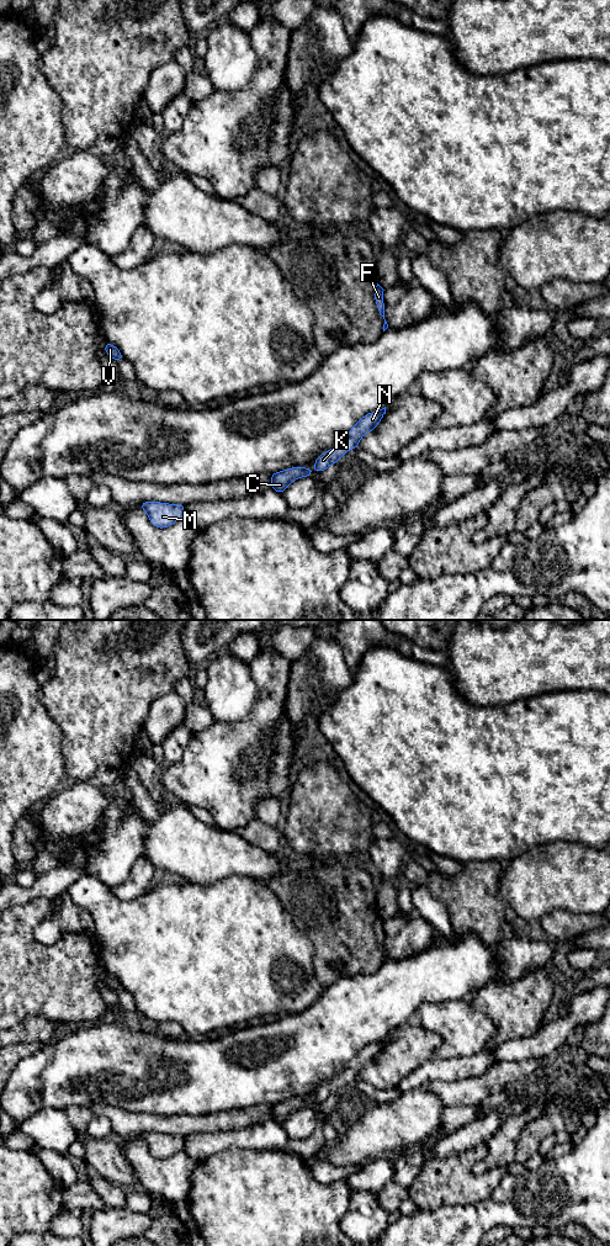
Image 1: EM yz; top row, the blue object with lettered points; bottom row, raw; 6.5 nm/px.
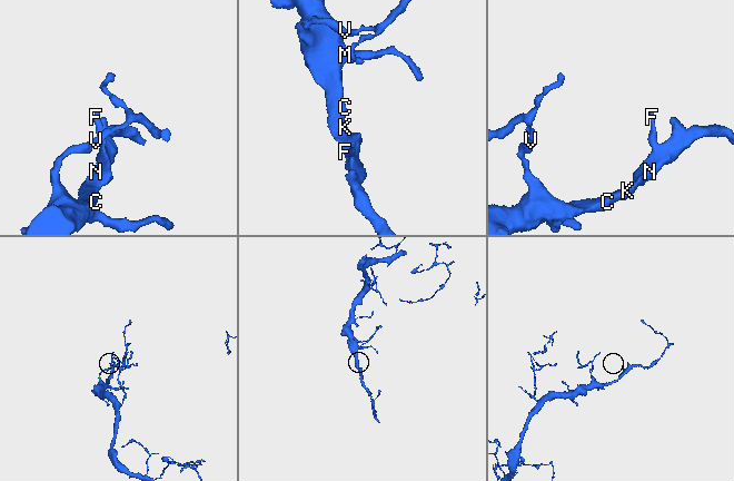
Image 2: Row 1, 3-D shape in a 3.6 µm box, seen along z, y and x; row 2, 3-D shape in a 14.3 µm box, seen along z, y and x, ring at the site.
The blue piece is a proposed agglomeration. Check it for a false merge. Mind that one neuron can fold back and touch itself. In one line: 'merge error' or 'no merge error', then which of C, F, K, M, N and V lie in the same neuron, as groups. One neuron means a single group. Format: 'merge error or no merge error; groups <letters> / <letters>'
no merge error; groups C F K M N V

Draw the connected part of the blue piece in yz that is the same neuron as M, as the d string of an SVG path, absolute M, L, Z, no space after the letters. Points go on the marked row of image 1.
M152 500L143 502L138 507L147 513L149 521L154 527L165 529L184 519L186 505Z

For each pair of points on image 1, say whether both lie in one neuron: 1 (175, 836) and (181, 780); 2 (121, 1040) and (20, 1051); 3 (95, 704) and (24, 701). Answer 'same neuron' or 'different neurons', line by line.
1: different neurons
2: different neurons
3: different neurons

